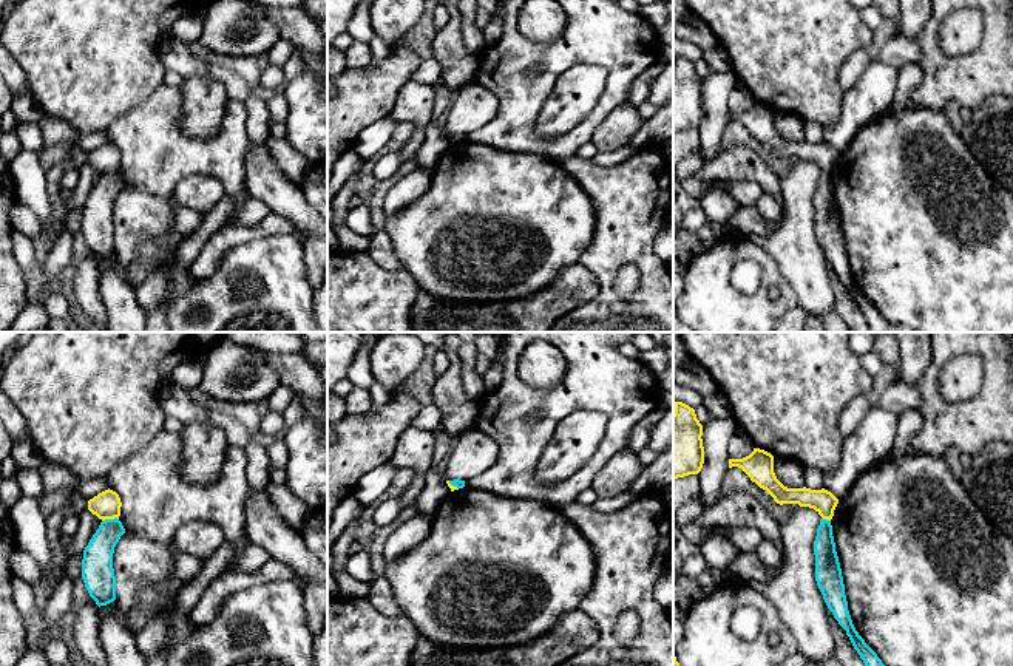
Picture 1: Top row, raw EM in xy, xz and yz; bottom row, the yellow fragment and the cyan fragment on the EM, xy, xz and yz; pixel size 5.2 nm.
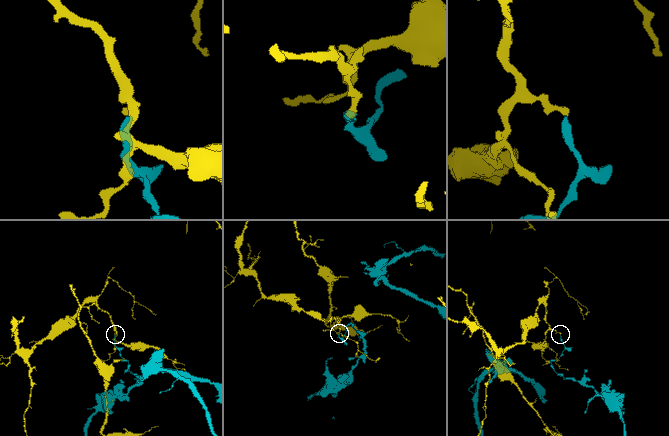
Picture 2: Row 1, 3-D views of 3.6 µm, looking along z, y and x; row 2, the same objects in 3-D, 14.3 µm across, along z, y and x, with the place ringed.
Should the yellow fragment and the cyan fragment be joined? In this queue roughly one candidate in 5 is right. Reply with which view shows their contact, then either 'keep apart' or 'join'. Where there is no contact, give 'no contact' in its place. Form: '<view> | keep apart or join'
xy | keep apart

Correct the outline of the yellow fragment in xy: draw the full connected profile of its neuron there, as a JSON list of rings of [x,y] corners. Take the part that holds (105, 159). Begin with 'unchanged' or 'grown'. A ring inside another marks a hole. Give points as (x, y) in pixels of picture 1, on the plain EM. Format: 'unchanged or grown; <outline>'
unchanged; [[[110,142],[88,155],[88,164],[102,175],[119,173],[120,161],[122,156],[119,148]]]

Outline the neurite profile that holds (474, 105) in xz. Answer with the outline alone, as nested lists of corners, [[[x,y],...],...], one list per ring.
[[[477,82],[462,87],[446,111],[446,134],[469,134],[493,121],[499,100],[493,91]]]

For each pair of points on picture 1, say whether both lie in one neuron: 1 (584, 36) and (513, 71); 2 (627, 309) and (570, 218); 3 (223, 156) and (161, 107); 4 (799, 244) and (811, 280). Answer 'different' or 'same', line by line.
1: same
2: different
3: same
4: same

